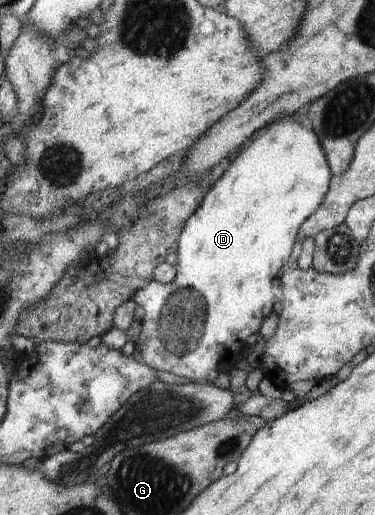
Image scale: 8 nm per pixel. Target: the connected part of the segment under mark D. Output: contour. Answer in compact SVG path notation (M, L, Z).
M295 115L279 118L273 124L269 123L262 128L261 136L255 137L239 149L238 155L231 160L231 164L227 170L223 172L217 182L209 188L209 192L205 194L203 202L199 208L193 213L193 216L187 220L183 232L179 238L175 240L174 248L177 250L178 258L175 264L175 280L167 284L151 281L145 288L136 292L132 299L145 310L144 317L141 322L141 333L138 342L135 344L138 359L143 361L147 366L151 366L156 370L163 370L175 376L184 377L193 383L213 383L213 381L221 373L229 373L241 360L244 348L247 347L245 340L251 334L259 334L261 328L261 320L267 318L271 312L275 311L275 305L279 302L279 295L275 286L279 279L280 273L287 268L287 262L291 258L291 248L296 241L296 236L300 232L301 225L311 214L315 214L315 210L323 204L327 194L331 177L329 164L325 160L325 152L319 144L317 134L313 132L313 127L308 121L299 122Z

